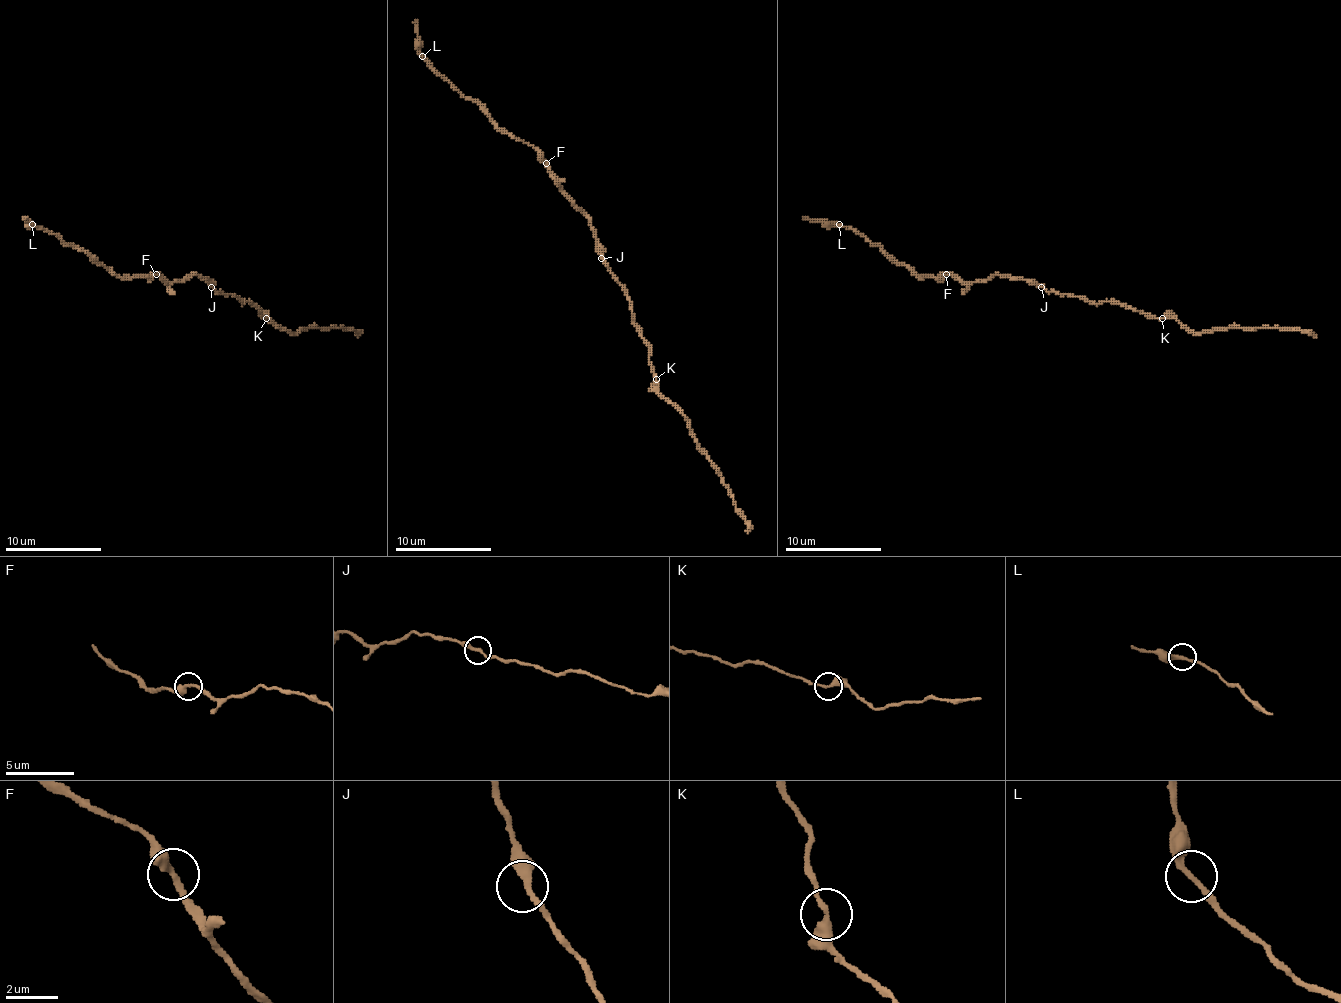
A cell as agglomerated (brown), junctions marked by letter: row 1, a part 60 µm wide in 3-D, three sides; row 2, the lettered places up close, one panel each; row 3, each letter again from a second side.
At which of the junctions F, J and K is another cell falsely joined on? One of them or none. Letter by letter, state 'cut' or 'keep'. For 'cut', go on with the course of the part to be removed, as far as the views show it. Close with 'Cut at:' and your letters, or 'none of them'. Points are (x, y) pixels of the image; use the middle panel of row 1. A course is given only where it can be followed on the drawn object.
F: keep
J: keep
K: keep
Cut at: none of them

